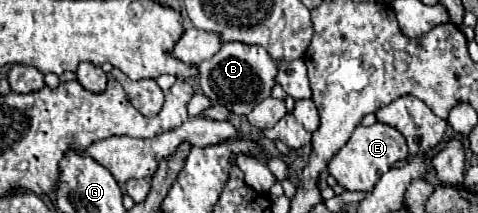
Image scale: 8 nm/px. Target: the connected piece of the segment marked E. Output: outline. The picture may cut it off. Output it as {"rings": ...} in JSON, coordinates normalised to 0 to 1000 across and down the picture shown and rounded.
{"rings":[[[785,577],[776,596],[743,596],[734,653],[709,700],[709,718],[688,756],[684,793],[701,831],[701,850],[726,897],[780,897],[785,859],[801,812],[818,793],[818,775],[835,746],[851,746],[851,671],[847,643],[818,587]]]}

